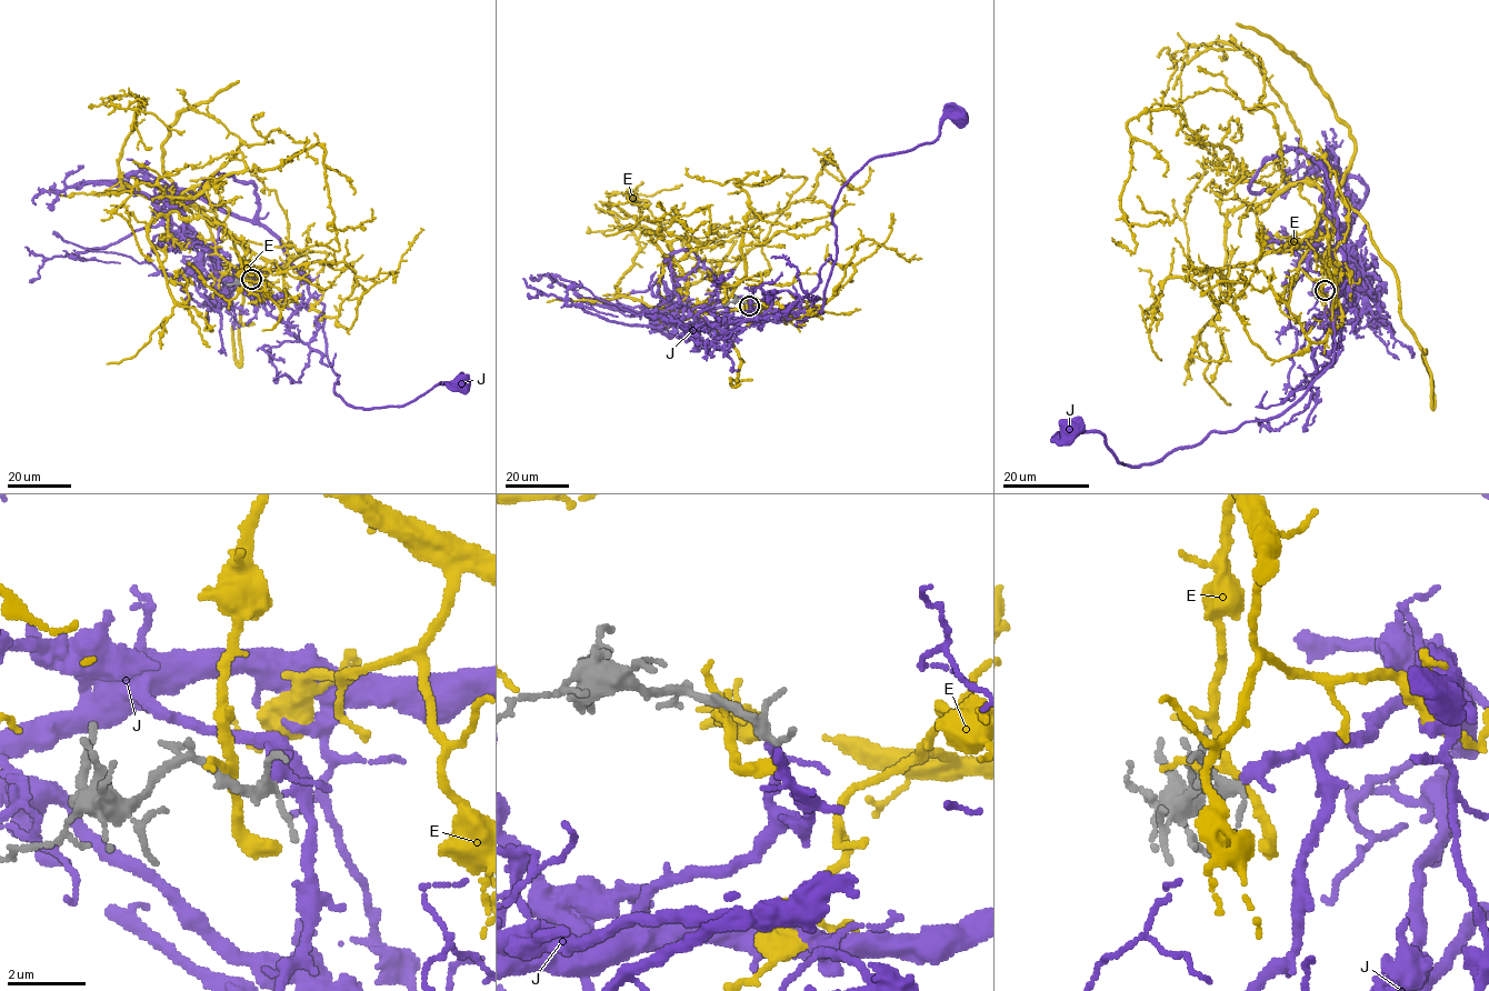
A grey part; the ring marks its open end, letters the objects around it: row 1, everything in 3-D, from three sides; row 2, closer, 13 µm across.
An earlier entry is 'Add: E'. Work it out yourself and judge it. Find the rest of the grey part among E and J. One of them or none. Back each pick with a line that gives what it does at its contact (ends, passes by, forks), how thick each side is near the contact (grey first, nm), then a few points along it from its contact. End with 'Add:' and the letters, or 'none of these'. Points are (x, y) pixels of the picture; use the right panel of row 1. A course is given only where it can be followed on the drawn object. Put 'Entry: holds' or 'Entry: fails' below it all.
J: it passes by; 200 nm thick on the grey side, 240 nm on the other; it runs (1323, 289), (1347, 279), (1343, 268), (1333, 360), (1281, 413), (1129, 466), (1100, 432), (1063, 427), (1070, 430)
Add: J
Entry: fails

